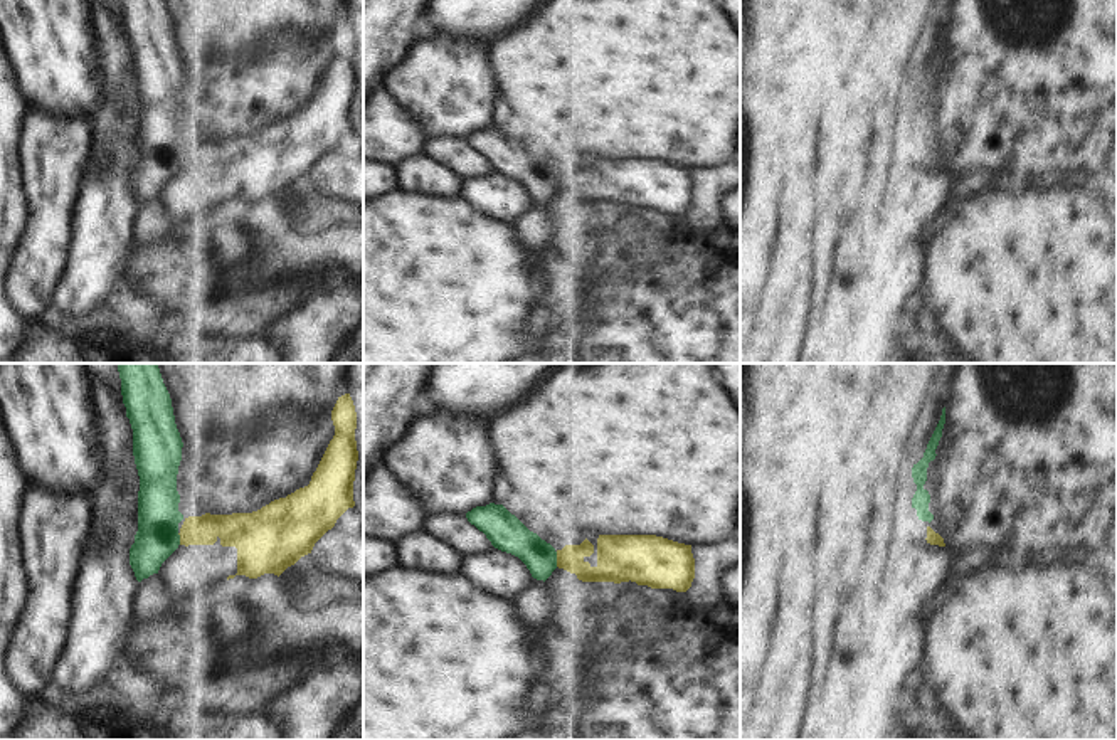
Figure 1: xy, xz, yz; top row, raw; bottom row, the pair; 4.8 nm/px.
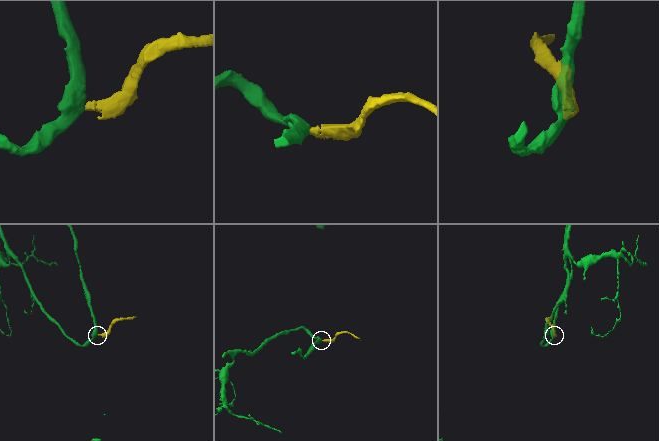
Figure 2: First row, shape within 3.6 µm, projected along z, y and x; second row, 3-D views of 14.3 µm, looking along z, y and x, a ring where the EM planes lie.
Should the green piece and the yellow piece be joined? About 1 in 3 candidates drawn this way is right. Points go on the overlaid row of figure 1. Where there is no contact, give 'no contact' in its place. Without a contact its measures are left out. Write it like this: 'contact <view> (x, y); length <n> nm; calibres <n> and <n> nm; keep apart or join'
contact xz (555, 559); length 70 nm; calibres 170 and 120 nm; keep apart

